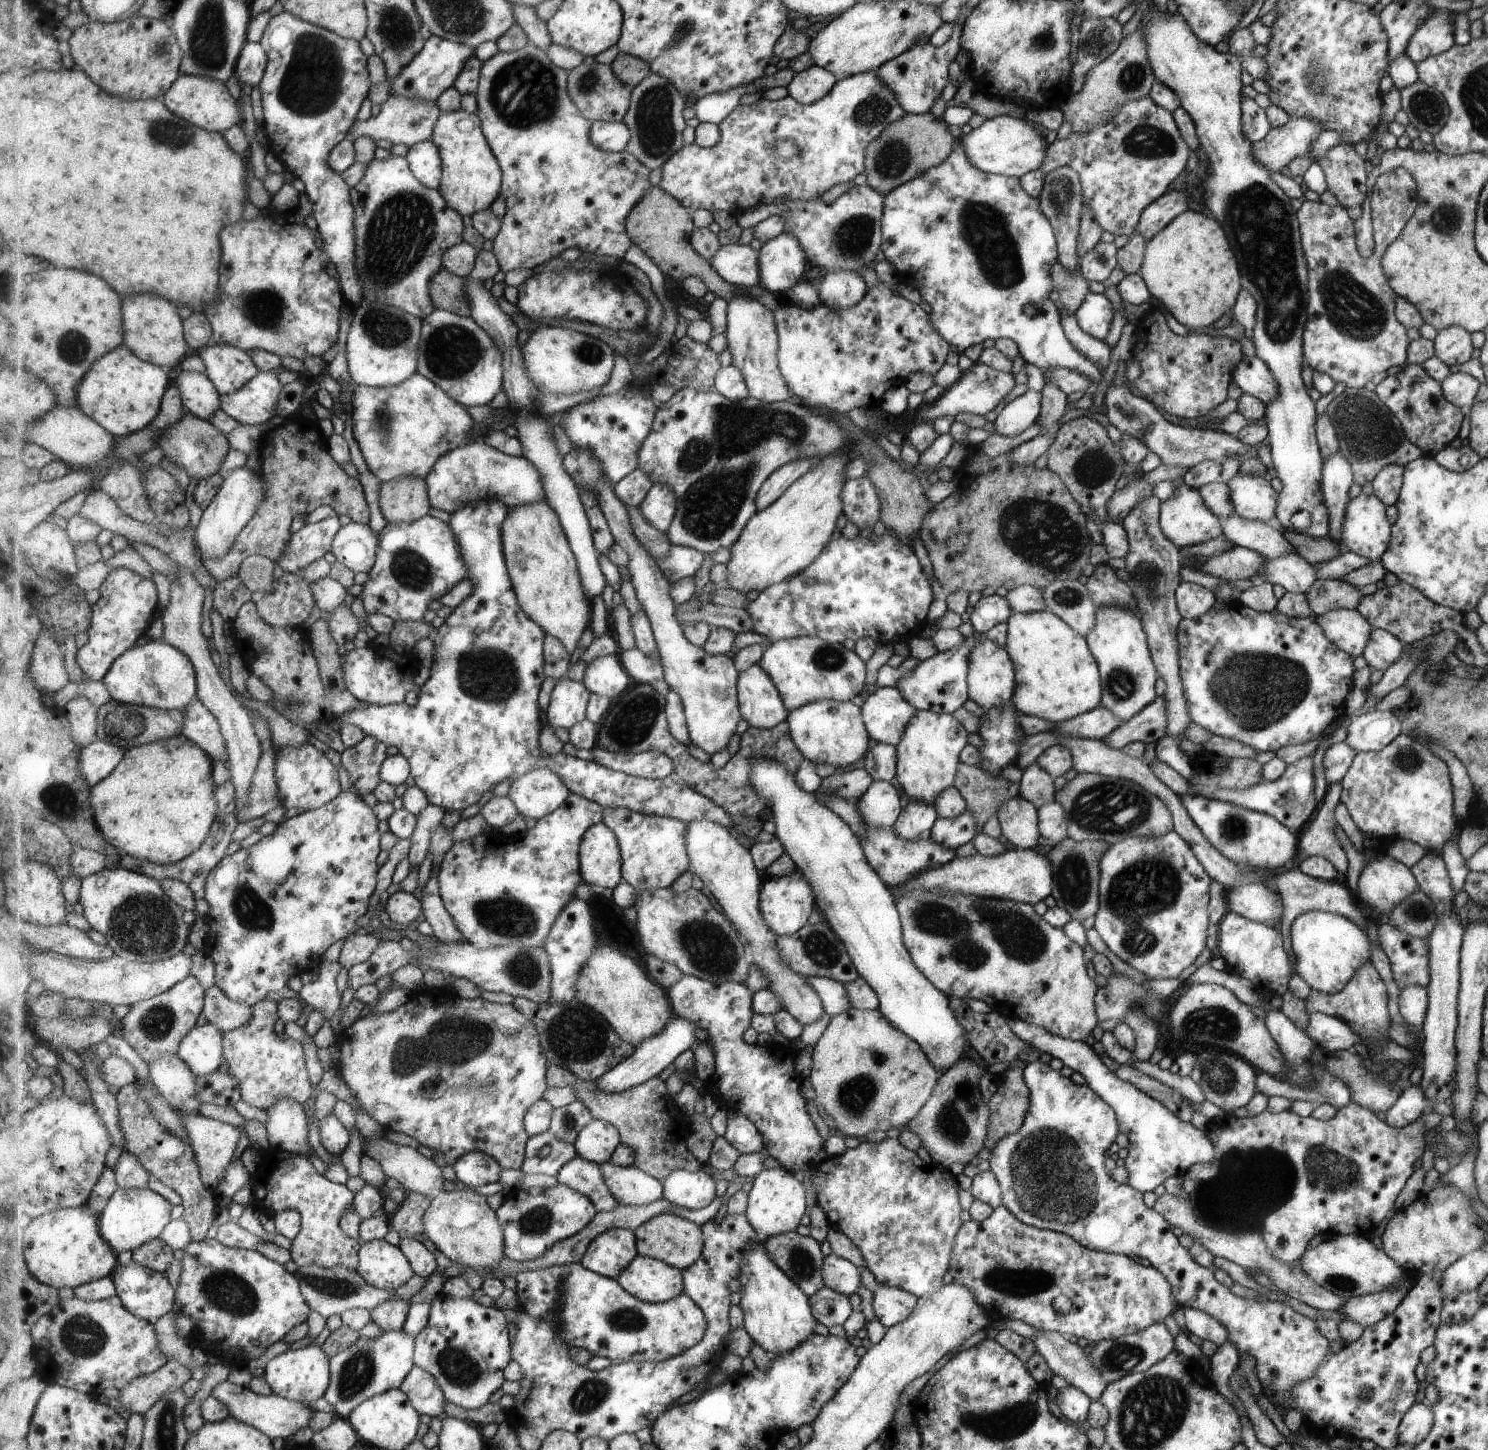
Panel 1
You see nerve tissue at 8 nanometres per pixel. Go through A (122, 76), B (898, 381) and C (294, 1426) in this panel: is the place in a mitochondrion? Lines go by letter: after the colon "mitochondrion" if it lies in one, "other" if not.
A: other
B: other
C: other

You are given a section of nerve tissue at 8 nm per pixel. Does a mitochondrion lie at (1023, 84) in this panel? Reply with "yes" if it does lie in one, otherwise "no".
no

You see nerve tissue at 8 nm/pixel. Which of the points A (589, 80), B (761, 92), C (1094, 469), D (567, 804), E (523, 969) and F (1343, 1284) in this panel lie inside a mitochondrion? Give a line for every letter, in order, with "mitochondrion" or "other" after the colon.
A: mitochondrion
B: other
C: mitochondrion
D: other
E: mitochondrion
F: mitochondrion

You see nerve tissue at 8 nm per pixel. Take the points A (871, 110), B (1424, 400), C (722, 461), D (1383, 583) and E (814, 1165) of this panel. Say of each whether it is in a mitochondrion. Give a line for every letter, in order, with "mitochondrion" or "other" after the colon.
A: mitochondrion
B: other
C: mitochondrion
D: other
E: other

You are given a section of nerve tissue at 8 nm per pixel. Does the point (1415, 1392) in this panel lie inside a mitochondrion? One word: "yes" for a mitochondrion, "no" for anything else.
no

